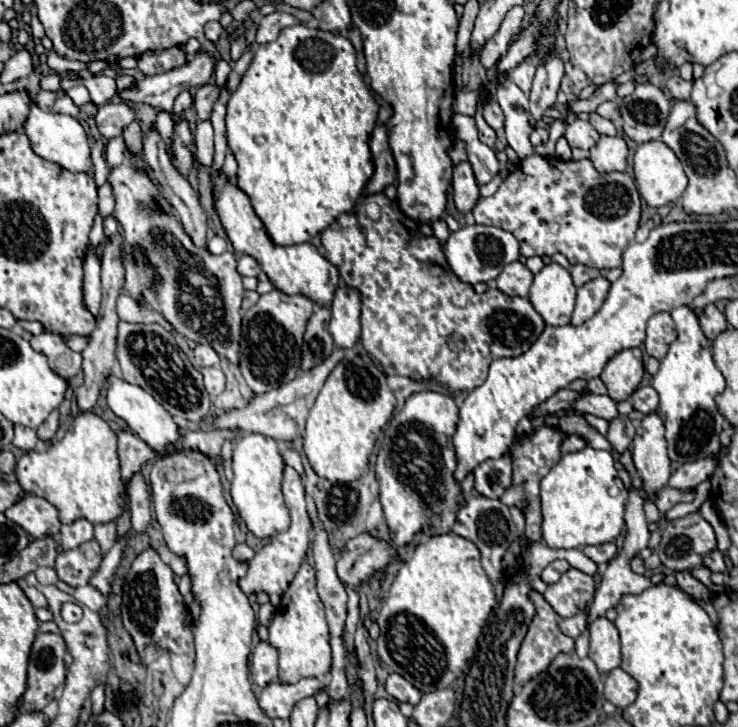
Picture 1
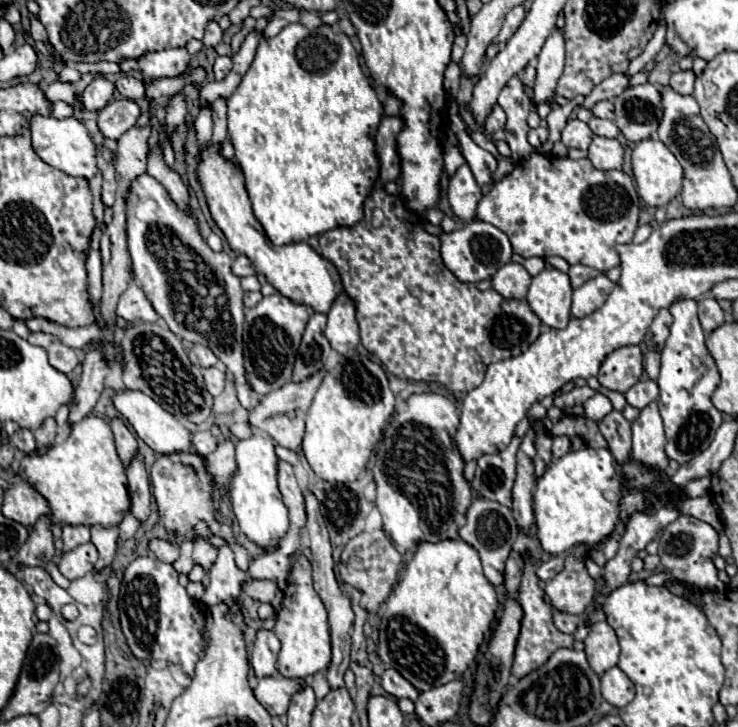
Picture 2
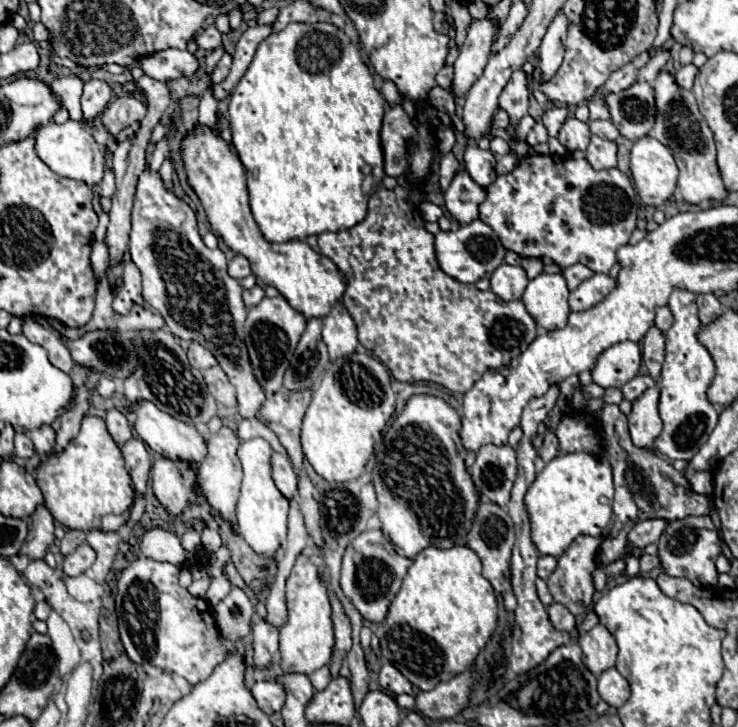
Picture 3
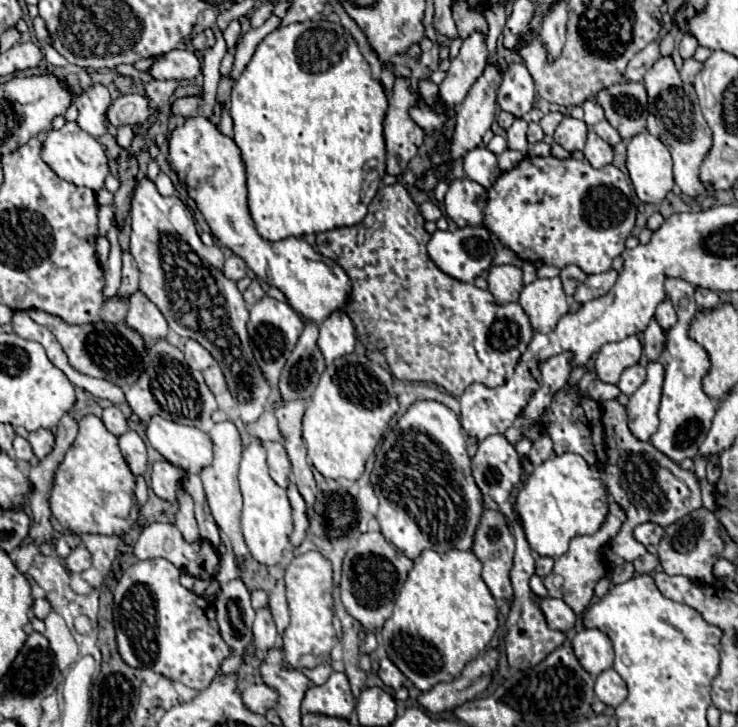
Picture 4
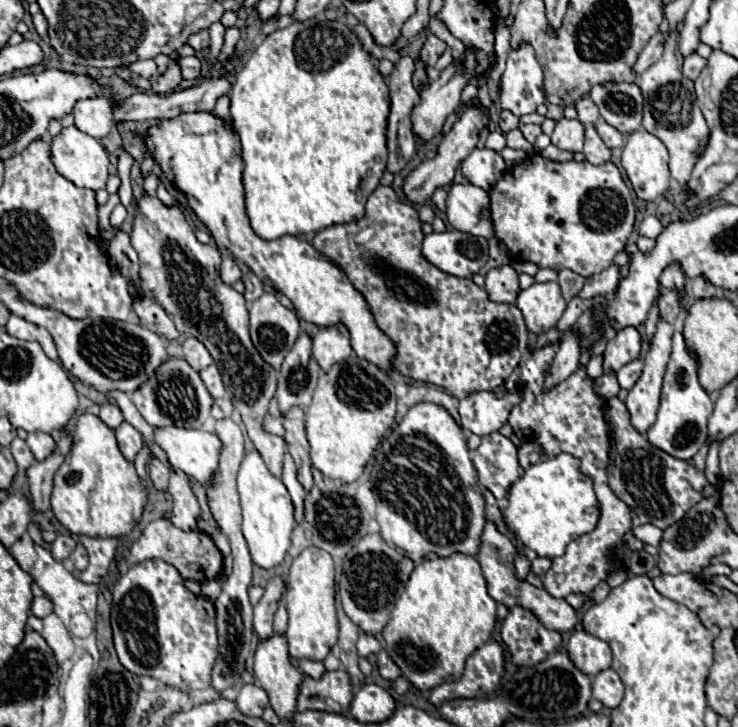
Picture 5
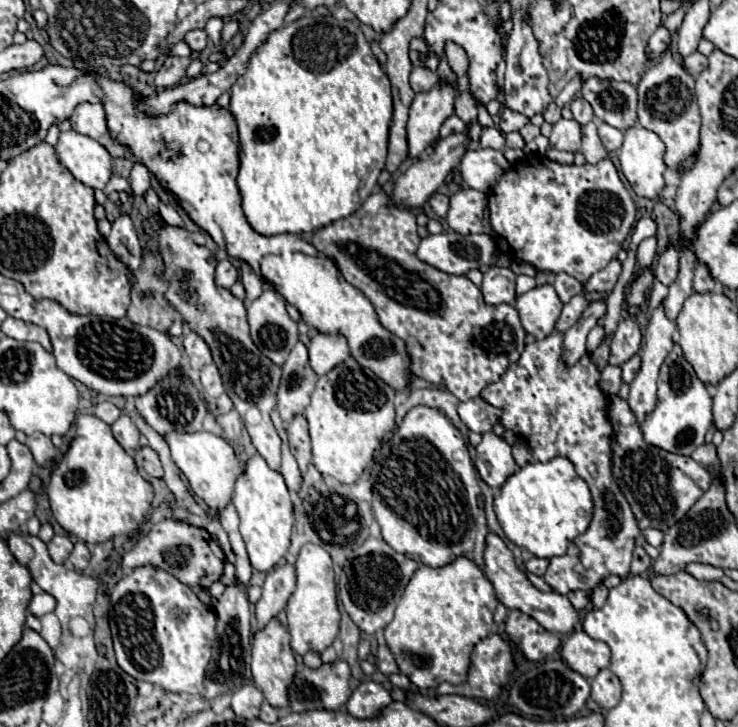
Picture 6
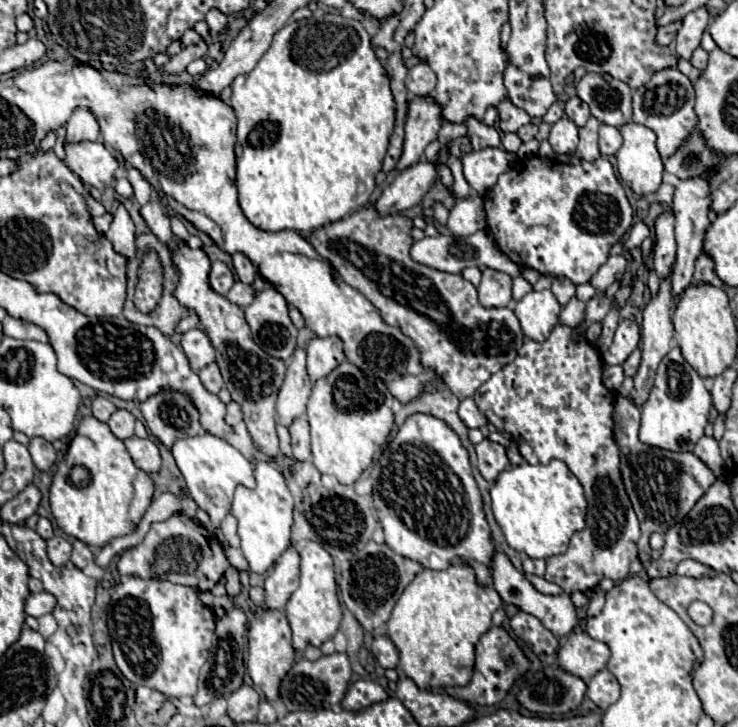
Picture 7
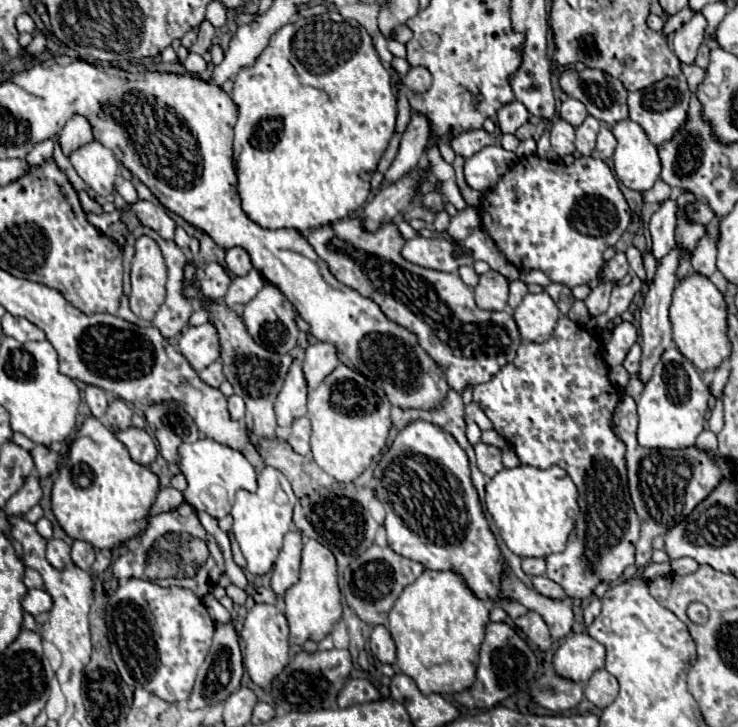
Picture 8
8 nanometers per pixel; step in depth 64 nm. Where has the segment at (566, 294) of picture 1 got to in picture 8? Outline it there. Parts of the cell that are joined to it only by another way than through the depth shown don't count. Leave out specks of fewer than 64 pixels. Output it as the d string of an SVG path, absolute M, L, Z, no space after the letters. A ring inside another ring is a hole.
M548 292L526 294L524 300L514 308L514 320L518 324L518 330L522 338L530 342L546 342L558 318L560 310L556 302L552 302Z

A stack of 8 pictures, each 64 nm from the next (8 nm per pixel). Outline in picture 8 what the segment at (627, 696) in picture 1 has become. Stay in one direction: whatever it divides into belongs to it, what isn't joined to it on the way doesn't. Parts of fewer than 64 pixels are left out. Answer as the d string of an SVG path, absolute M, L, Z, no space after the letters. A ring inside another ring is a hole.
M598 670L598 672L590 678L588 686L584 686L586 698L588 698L592 704L596 704L598 708L602 708L602 710L616 700L618 690L620 690L620 688L618 688L618 682L616 682L616 678L614 678L612 674L608 674L608 670Z

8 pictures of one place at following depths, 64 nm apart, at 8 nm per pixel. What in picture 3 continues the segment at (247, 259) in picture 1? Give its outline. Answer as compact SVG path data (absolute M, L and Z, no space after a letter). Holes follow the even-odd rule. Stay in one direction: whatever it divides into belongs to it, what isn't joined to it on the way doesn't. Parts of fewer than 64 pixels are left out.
M234 256L234 258L228 262L228 274L232 274L232 278L236 278L236 280L250 276L250 274L252 274L250 262L248 262L244 256Z

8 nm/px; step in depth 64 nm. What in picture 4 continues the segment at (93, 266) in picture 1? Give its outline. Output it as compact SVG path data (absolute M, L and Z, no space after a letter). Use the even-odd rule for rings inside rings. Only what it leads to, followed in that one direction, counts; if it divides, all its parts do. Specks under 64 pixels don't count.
M98 236L98 240L96 240L96 260L100 264L104 264L108 260L108 250L110 250L110 242L106 240L106 236Z

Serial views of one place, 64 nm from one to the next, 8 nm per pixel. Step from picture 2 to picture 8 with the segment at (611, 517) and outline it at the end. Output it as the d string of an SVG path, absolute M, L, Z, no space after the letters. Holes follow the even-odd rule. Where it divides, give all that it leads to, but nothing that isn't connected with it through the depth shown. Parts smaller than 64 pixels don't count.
M534 466L500 470L486 484L486 506L506 546L522 558L546 558L548 554L562 552L580 516L578 490L560 466L550 466L546 470Z

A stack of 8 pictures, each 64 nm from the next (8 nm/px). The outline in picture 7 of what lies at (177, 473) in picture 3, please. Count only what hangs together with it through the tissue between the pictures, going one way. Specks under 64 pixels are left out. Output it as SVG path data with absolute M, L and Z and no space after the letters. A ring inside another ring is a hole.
M134 436L134 438L126 440L124 444L126 444L134 464L140 470L144 470L146 474L154 474L160 470L160 462L162 462L160 450L158 450L158 446L154 446L152 440L140 440L138 436Z

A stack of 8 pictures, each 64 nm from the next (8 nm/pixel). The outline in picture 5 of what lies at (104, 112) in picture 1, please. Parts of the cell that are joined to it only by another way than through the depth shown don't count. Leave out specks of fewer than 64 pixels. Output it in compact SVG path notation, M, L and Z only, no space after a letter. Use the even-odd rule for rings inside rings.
M212 78L212 80L202 80L196 88L188 88L188 90L178 90L166 96L160 94L132 94L130 98L118 102L112 110L114 114L114 122L142 122L142 120L152 120L152 118L176 118L184 112L212 112L216 100L226 94L230 90L230 82L226 78Z

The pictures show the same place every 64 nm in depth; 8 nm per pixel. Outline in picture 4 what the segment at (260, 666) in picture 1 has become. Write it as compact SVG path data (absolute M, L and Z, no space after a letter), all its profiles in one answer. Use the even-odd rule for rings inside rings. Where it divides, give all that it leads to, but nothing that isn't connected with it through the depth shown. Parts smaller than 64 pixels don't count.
M262 608L256 612L254 620L254 648L258 654L266 654L268 650L276 648L276 642L278 642L278 632L270 616L270 610Z

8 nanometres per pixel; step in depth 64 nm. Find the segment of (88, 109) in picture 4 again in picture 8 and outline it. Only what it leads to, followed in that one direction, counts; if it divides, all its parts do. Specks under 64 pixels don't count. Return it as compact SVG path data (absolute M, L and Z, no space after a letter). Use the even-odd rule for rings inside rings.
M80 114L72 116L66 122L66 126L62 128L62 132L60 132L60 146L62 146L66 156L72 150L76 150L76 148L80 148L80 146L84 146L84 144L88 144L92 140L94 140L92 124L84 116L80 116Z

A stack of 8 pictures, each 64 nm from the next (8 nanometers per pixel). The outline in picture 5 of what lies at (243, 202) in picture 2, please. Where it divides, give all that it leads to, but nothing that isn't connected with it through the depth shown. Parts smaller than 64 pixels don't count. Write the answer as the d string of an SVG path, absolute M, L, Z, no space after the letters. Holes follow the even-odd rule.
M192 112L192 114L180 114L174 120L166 120L160 126L152 126L146 132L146 146L150 148L150 152L154 154L154 158L160 162L160 166L166 166L170 170L170 176L176 184L178 190L182 190L186 196L194 196L196 200L190 202L194 212L198 214L198 218L208 226L210 234L214 236L218 248L228 248L232 252L232 256L246 264L258 278L262 280L270 280L272 288L280 290L292 304L294 310L298 314L298 318L312 322L316 326L334 326L338 322L346 324L346 328L350 330L350 342L352 348L356 350L356 354L360 358L366 358L368 362L380 366L382 370L392 368L392 358L394 358L394 344L392 340L378 330L370 308L366 304L366 300L362 298L362 294L352 286L352 282L348 280L348 276L344 274L342 268L338 268L332 260L328 260L324 254L316 252L312 244L308 244L306 240L300 240L296 236L284 236L276 240L276 252L274 252L274 242L268 242L264 238L260 238L248 220L246 214L246 206L244 206L244 184L242 184L242 172L244 172L244 162L240 156L240 140L236 138L234 130L224 128L222 120L210 112Z

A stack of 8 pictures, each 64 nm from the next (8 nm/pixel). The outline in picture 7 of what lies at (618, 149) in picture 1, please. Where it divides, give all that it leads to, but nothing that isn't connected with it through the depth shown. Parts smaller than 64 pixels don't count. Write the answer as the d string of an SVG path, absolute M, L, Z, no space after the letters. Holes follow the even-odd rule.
M590 118L586 126L580 128L580 144L578 144L578 156L582 160L594 162L600 158L600 148L598 148L598 120Z

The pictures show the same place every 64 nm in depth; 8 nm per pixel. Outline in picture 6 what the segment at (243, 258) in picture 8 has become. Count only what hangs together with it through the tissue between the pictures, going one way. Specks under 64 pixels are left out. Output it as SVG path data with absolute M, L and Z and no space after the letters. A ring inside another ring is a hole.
M242 264L242 270L240 270L240 280L246 288L246 304L250 304L252 300L256 300L264 288L262 288L262 280L252 272L252 268L248 264Z

